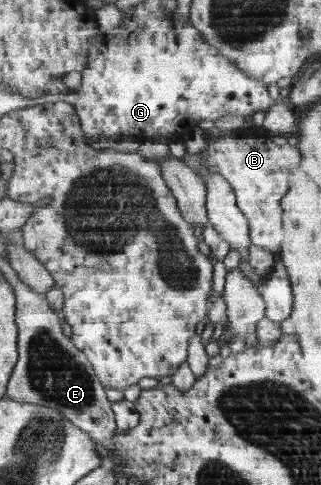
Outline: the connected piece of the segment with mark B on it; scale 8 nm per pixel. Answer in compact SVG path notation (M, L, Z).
M263 125L237 128L232 132L232 138L221 134L220 138L215 142L208 142L201 151L210 164L208 173L222 174L233 185L239 208L250 222L252 244L276 254L279 254L283 242L281 200L289 192L291 172L301 160L299 152L297 145L275 144L274 135Z

